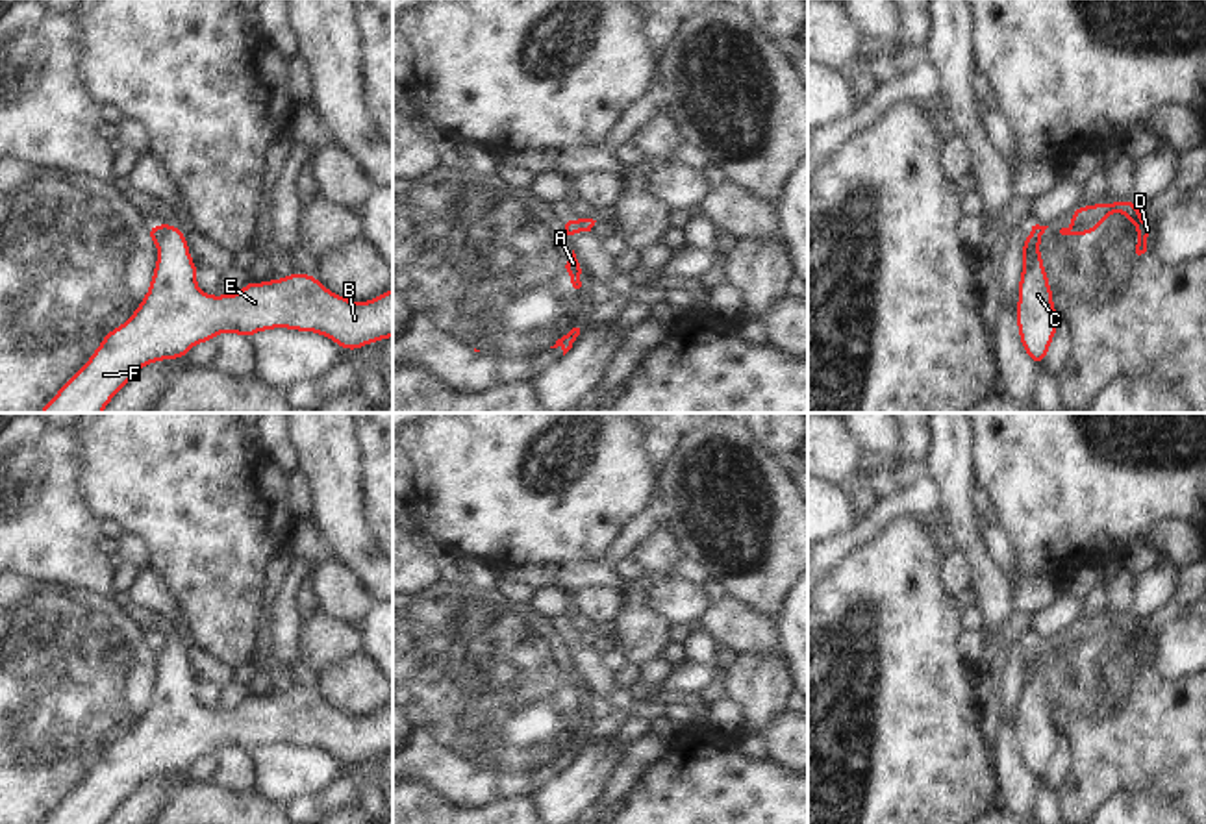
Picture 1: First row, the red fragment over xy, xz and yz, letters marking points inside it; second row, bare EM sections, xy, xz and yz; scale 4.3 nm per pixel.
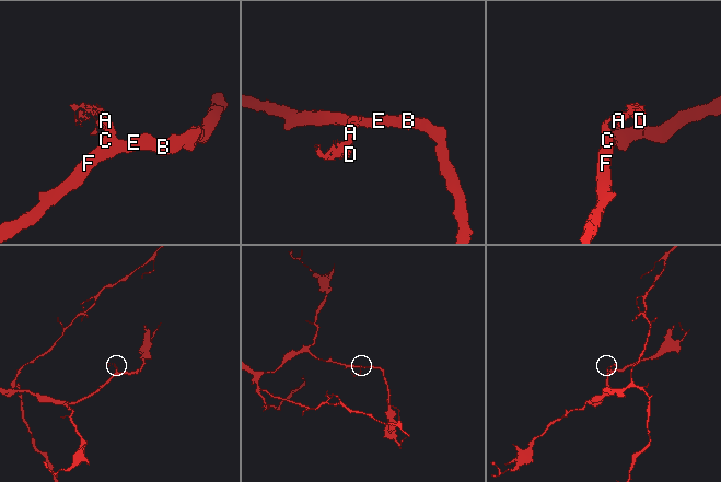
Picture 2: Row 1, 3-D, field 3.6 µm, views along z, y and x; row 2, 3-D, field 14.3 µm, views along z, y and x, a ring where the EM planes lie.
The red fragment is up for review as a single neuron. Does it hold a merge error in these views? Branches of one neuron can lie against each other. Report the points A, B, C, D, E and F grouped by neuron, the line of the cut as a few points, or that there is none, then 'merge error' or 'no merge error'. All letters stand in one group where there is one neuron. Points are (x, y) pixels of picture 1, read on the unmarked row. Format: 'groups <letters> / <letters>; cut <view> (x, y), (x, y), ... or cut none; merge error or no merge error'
groups A D / B C E F; cut xz (571, 636), (577, 645); merge error

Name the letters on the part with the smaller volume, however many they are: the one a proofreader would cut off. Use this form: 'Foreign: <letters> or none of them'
Foreign: A, D

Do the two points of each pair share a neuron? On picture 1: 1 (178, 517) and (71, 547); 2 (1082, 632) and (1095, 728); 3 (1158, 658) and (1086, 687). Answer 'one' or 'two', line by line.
1: two
2: one
3: two

